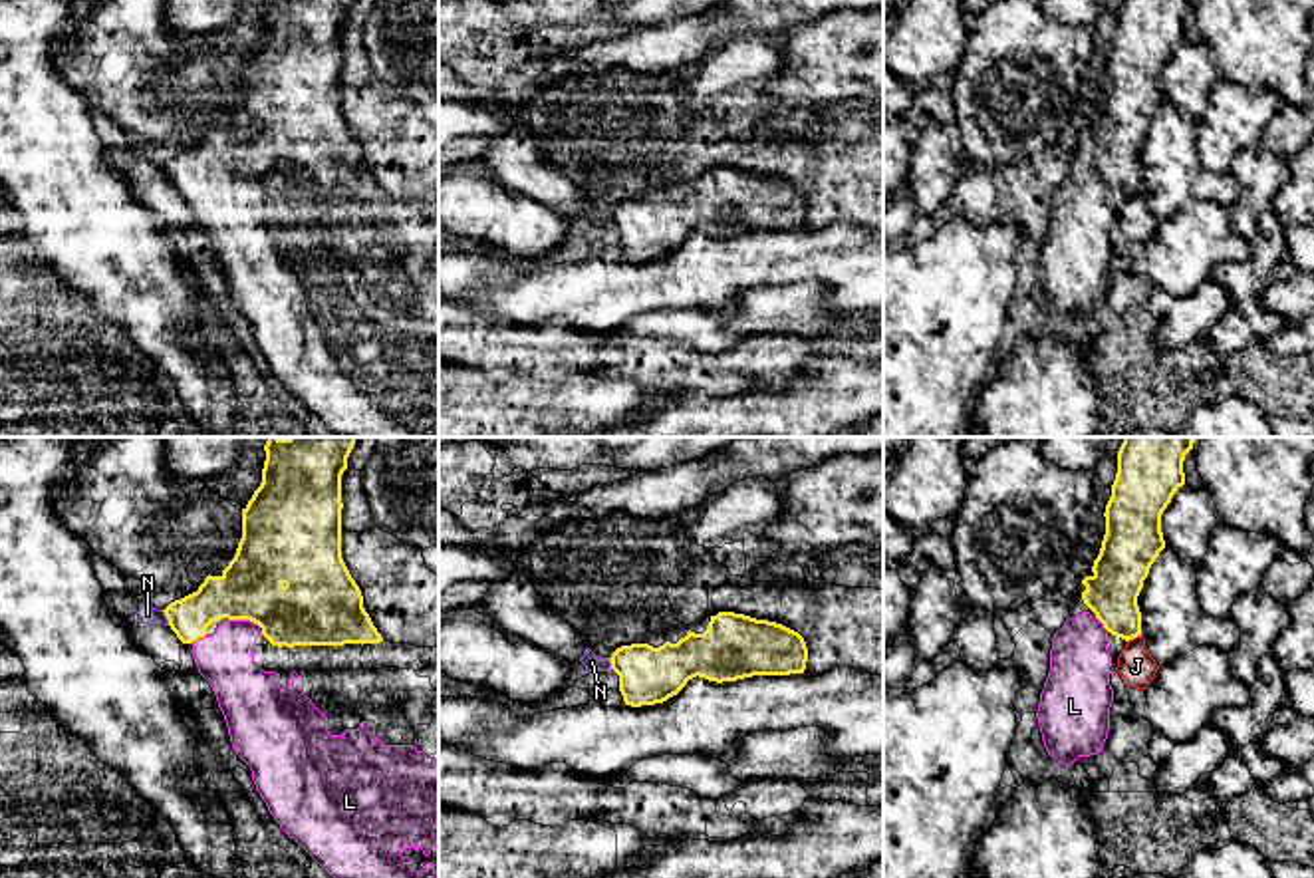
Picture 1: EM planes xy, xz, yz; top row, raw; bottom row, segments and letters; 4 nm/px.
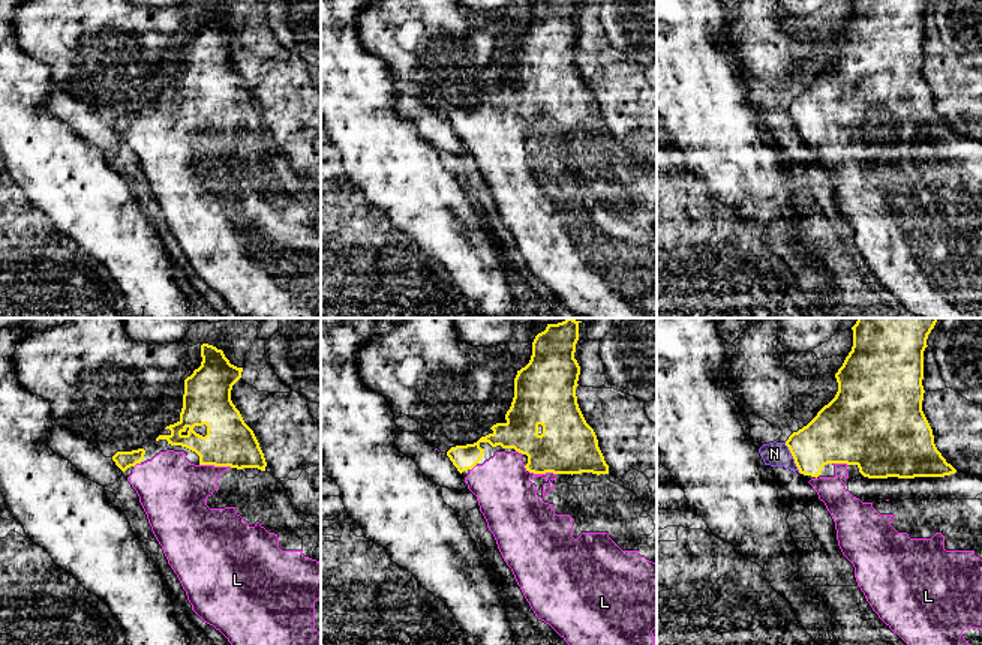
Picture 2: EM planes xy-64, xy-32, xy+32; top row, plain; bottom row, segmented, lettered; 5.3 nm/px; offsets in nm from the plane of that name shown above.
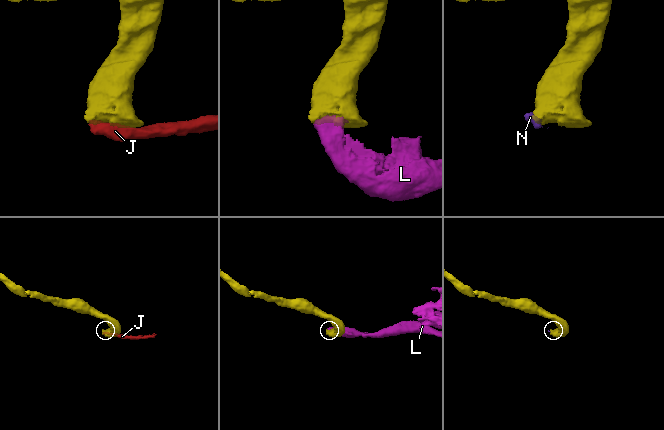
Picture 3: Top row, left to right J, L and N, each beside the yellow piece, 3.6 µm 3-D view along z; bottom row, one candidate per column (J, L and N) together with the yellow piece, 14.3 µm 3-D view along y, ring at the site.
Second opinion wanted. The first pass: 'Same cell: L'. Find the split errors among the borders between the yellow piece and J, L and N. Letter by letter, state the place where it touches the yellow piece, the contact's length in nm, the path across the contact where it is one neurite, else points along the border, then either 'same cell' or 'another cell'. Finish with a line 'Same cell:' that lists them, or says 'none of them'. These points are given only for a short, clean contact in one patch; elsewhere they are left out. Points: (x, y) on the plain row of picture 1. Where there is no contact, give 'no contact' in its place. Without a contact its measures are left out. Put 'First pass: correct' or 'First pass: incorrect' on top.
First pass: correct
J: contact yz (1134, 191); length 70 nm; another cell
L: contact xy (245, 173); length 140 nm; same cell
N: contact xy (167, 173); length 70 nm; border xy (161, 165), (169, 179); another cell
Same cell: L

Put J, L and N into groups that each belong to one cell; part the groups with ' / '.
J N / L

